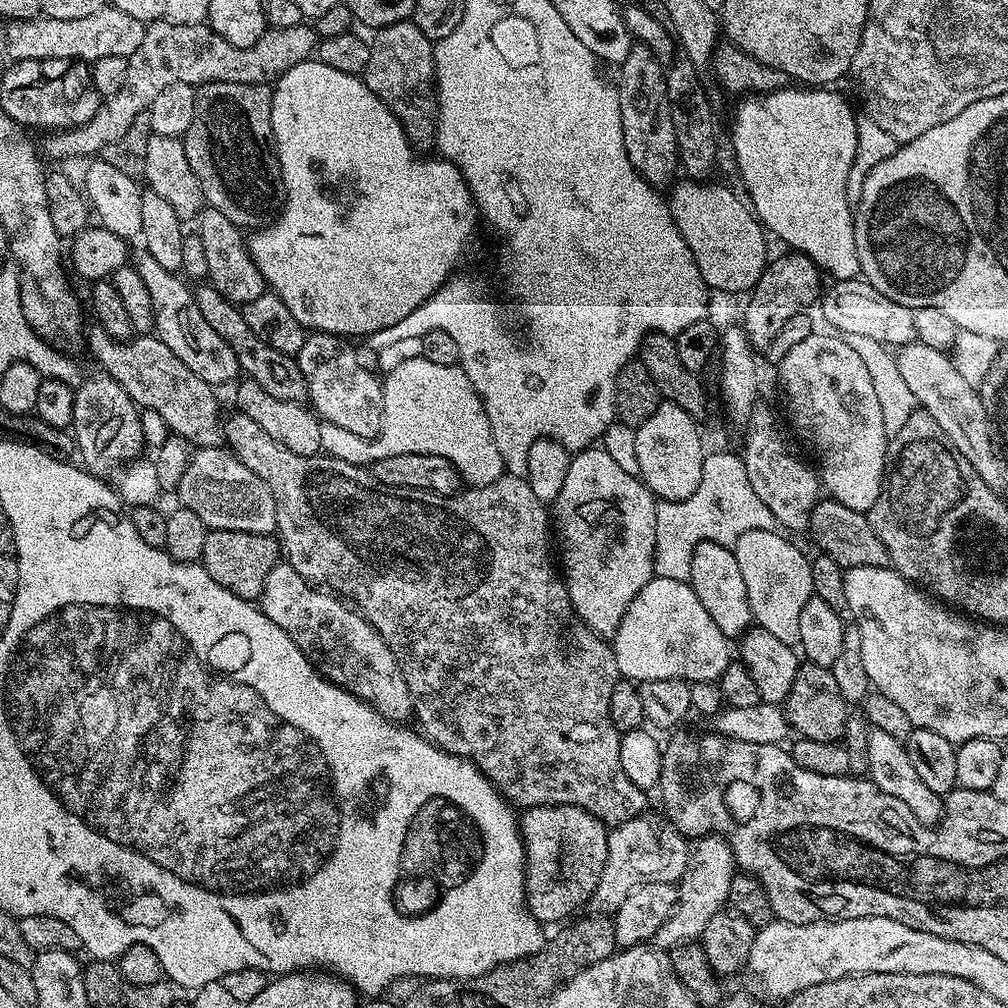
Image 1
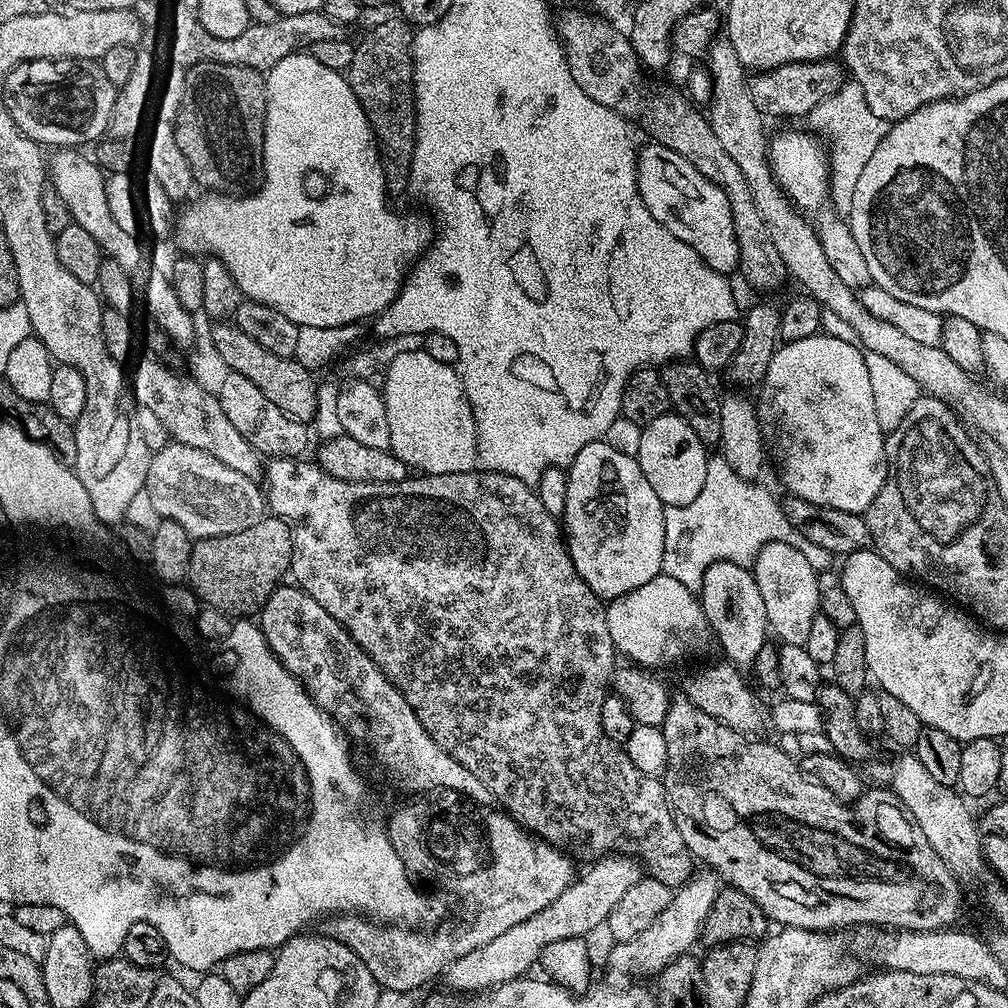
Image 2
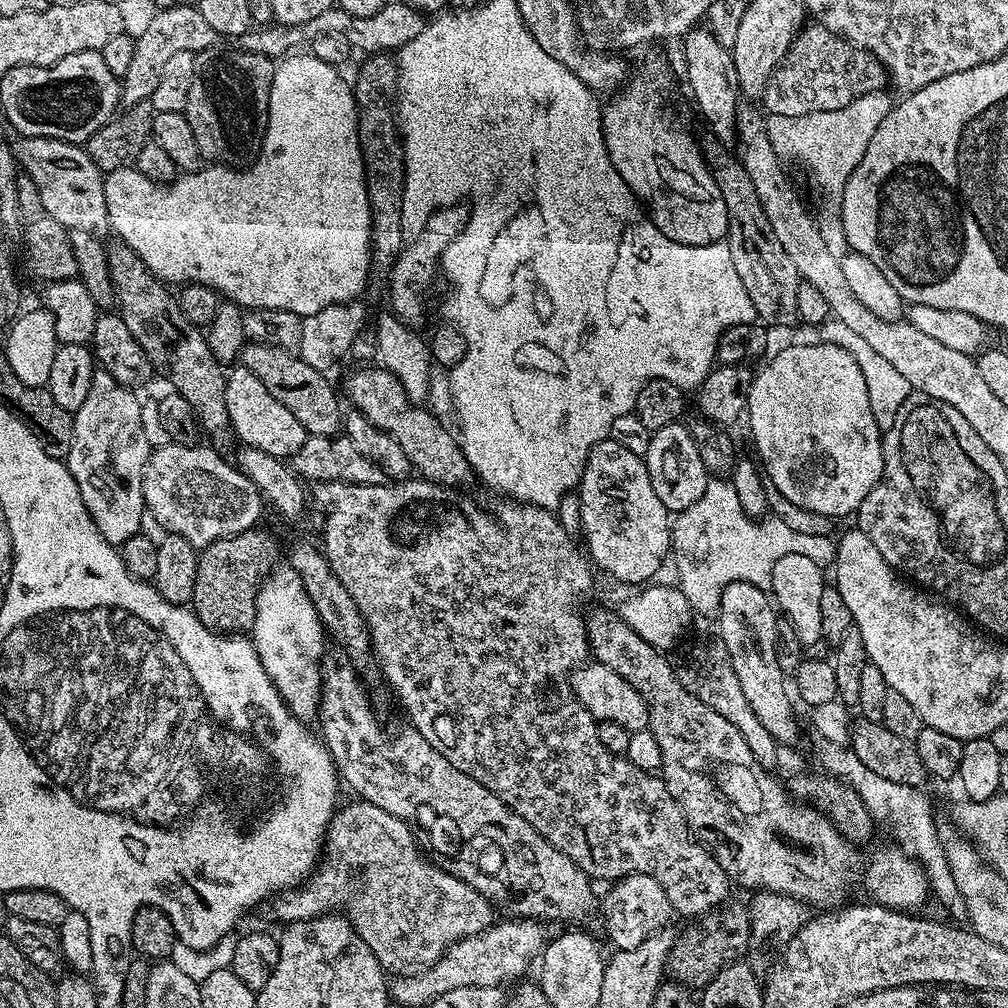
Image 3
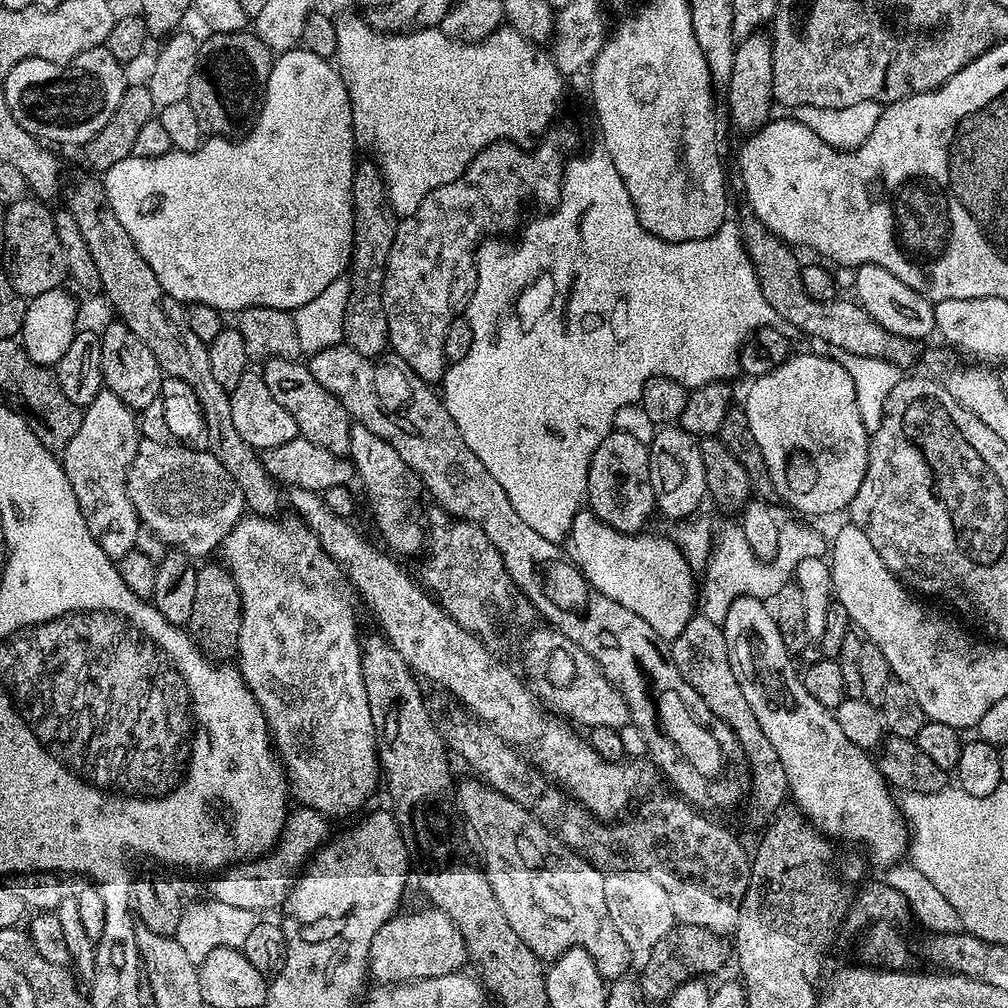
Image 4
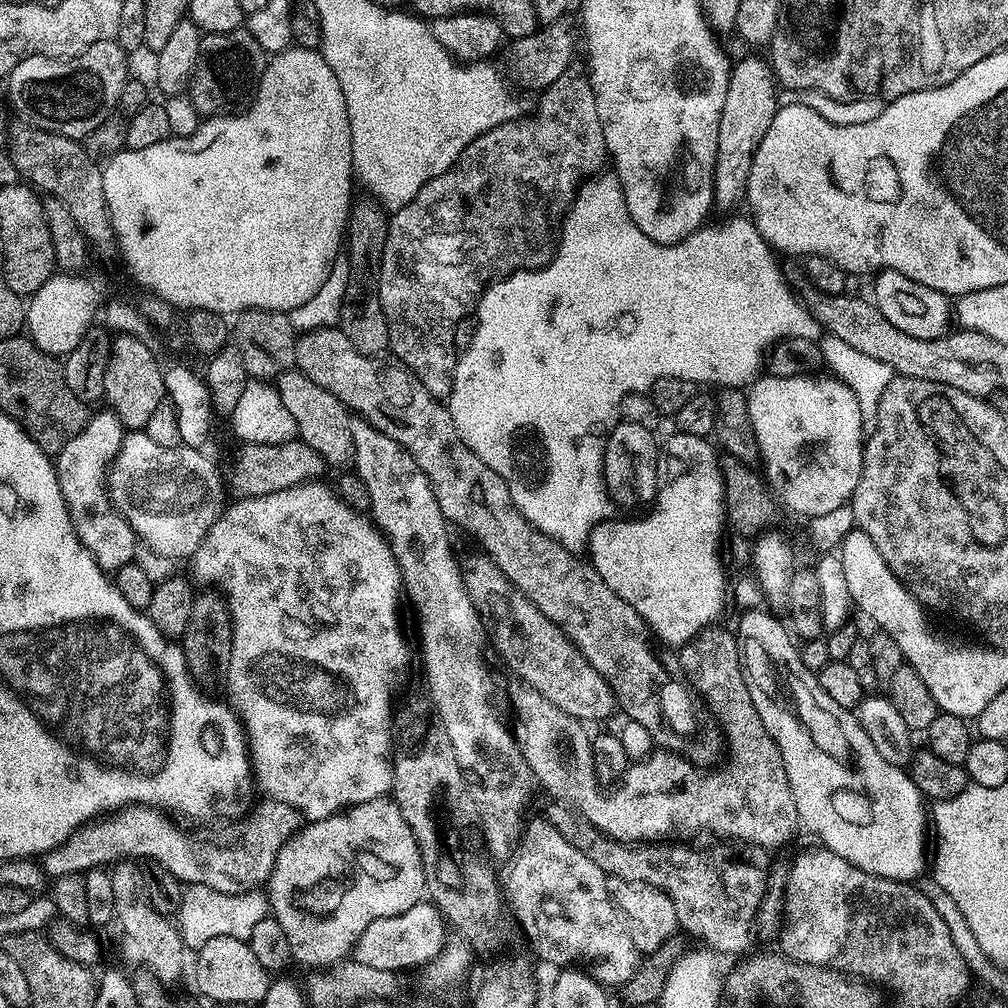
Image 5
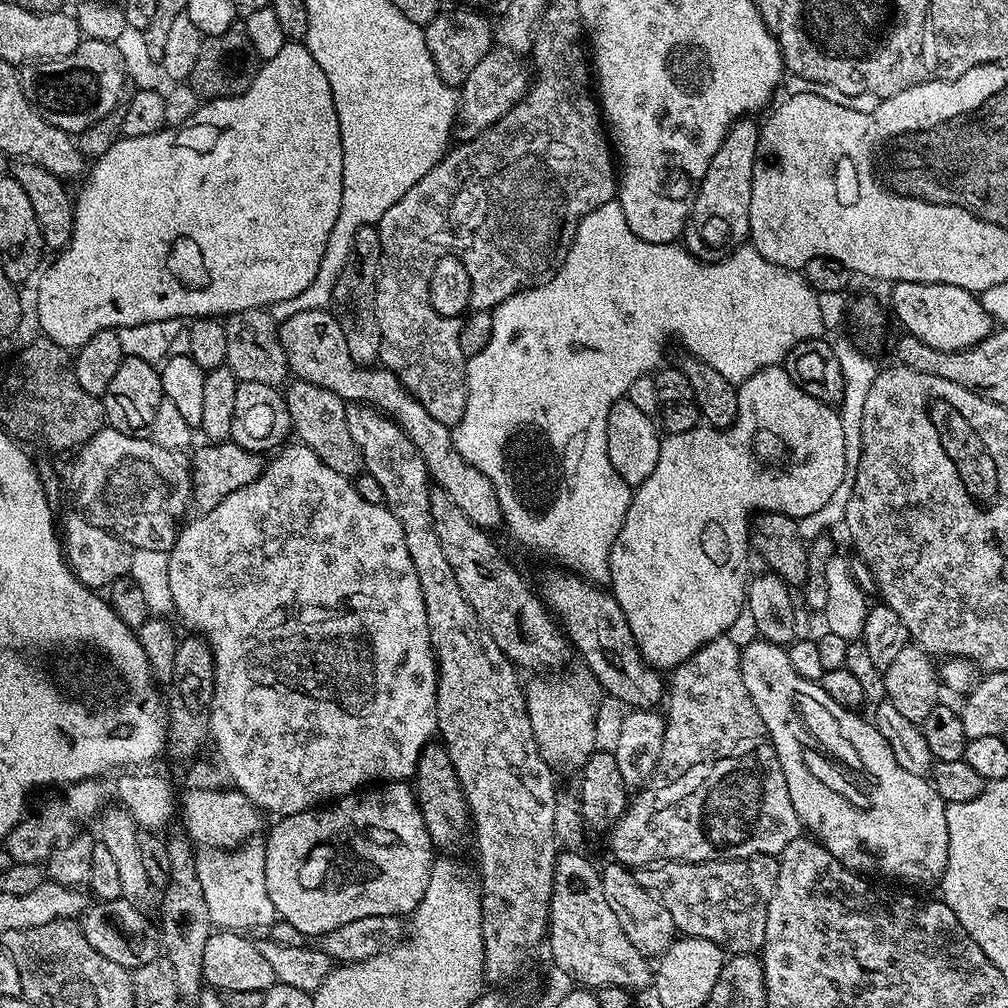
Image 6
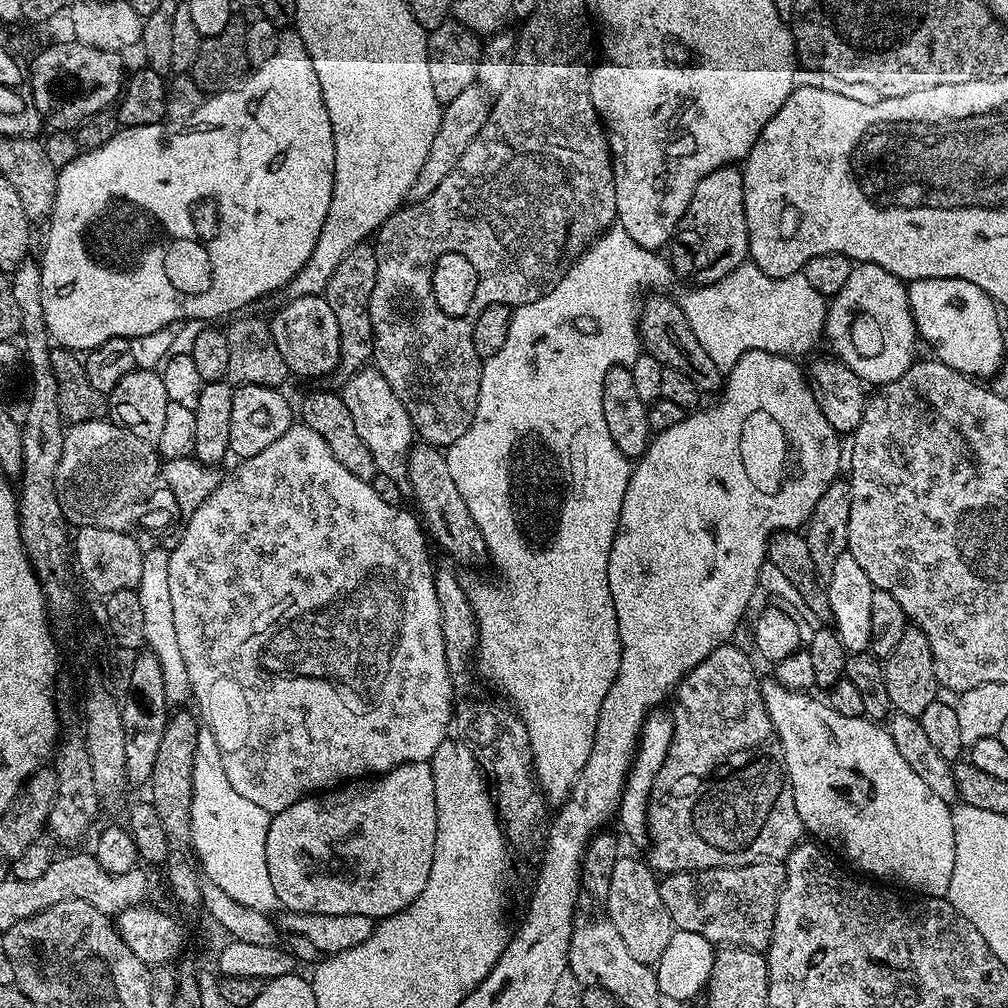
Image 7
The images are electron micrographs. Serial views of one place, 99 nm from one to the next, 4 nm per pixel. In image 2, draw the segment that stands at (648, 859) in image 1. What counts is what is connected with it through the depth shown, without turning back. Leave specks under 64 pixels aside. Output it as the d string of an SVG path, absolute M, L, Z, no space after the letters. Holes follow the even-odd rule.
M609 854L595 861L596 865L588 873L572 881L567 888L546 908L534 914L534 918L526 918L526 922L518 922L518 926L510 926L506 934L498 934L486 946L478 950L470 950L462 958L458 958L446 970L447 987L453 993L477 992L491 990L498 984L527 977L532 967L537 967L543 951L552 942L562 939L588 938L595 928L603 929L608 922L610 910L618 906L618 901L626 895L626 890L634 886L634 882L642 879L642 865L639 860L628 854Z

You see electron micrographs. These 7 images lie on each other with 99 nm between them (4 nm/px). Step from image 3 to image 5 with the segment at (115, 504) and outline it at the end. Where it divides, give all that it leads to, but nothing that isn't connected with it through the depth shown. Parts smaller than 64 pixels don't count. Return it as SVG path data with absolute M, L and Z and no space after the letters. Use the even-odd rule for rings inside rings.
M103 410L89 415L86 426L62 450L55 453L54 467L62 498L74 528L74 534L94 558L103 571L114 574L122 566L134 561L138 541L134 530L125 522L112 506L106 487L106 471L116 456L120 443L126 435L124 423L111 411Z

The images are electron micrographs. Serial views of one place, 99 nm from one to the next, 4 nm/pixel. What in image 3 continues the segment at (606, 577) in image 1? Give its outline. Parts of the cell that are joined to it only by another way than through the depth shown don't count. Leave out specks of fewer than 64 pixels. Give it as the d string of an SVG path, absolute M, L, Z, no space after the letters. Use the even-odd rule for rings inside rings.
M611 438L598 442L588 455L578 495L580 532L591 563L624 584L640 586L651 581L664 559L669 559L673 521L654 490L654 482L650 482L645 457L618 446Z

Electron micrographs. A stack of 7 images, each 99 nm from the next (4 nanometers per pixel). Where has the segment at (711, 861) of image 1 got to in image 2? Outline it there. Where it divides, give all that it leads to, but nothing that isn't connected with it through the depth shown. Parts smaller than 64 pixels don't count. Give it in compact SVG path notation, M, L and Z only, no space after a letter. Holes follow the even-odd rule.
M712 870L697 871L683 886L675 889L670 906L650 922L649 928L642 930L638 938L630 938L613 943L608 952L608 964L616 972L625 972L628 978L655 977L674 958L689 955L693 951L696 940L701 939L704 923L710 914L710 906L714 906L714 898L718 898L722 881Z

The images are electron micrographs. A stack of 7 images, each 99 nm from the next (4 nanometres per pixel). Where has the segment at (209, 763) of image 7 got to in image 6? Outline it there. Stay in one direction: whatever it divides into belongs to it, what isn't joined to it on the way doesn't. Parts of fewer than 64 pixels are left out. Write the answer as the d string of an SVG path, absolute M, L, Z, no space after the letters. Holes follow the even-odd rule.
M248 842L235 850L204 850L197 855L196 869L198 882L202 884L202 894L206 898L206 910L213 925L220 930L246 930L244 928L264 928L276 923L278 917L274 902L266 890L266 870L264 869L263 843Z

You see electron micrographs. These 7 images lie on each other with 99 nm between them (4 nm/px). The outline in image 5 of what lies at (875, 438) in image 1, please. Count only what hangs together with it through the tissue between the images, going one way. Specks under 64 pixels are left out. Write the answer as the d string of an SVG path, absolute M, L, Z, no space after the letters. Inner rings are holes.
M764 374L747 389L750 422L760 448L759 459L768 467L766 484L785 509L807 514L827 514L851 501L862 474L864 432L859 416L859 402L843 381L837 378L816 380L815 375L773 376Z

